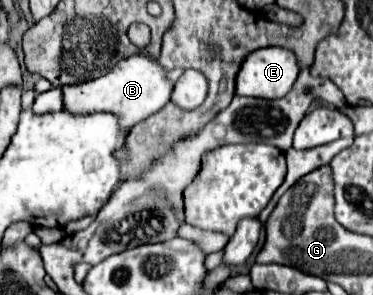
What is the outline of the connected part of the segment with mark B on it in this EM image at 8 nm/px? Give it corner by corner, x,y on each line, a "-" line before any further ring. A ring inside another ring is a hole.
132,56
114,66
106,76
62,88
64,94
64,110
70,114
92,114
92,112
110,112
118,116
120,128
126,132
128,128
136,126
138,122
146,120
150,114
158,112
170,102
170,92
174,88
174,82
166,78
166,70
146,58
146,56

